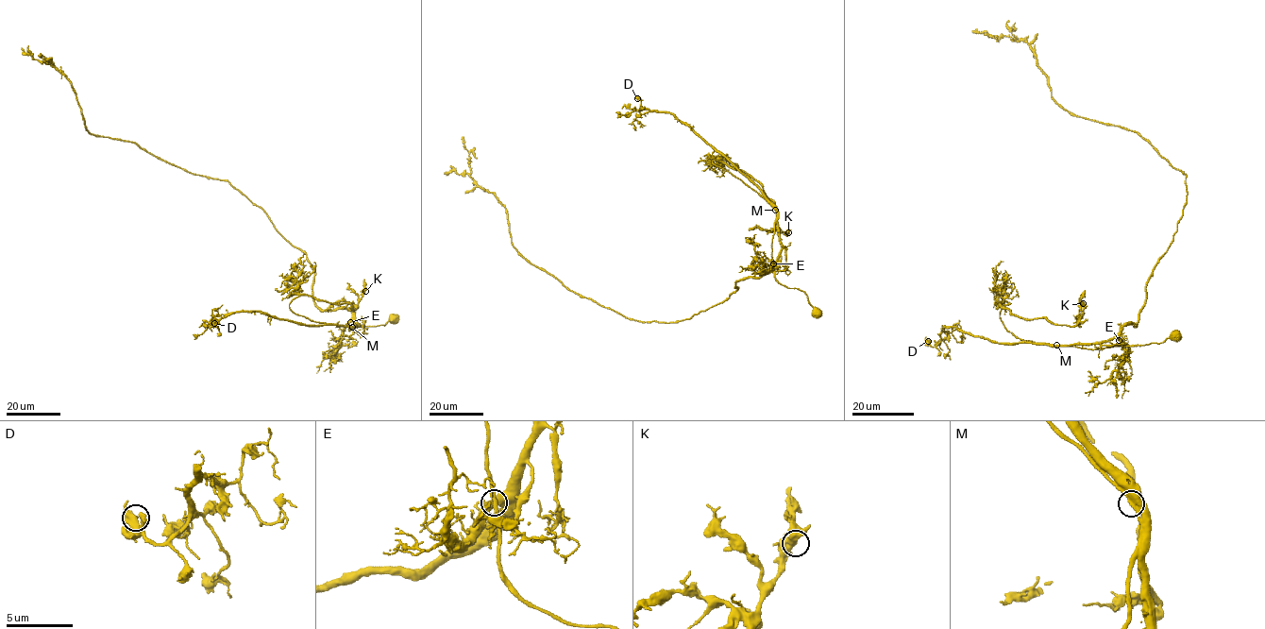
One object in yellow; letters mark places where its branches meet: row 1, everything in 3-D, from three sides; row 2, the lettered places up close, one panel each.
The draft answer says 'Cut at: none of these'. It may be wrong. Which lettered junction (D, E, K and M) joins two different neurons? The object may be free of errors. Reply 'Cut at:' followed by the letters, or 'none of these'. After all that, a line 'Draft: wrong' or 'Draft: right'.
Cut at: M
Draft: wrong

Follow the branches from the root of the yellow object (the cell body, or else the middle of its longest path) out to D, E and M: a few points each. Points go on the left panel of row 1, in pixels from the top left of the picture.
D: (393, 318), (384, 325), (349, 331), (354, 327), (301, 325), (260, 312), (228, 313), (218, 329), (214, 323)
E: (393, 318), (384, 325), (352, 327), (349, 331), (359, 324), (353, 320), (350, 322)
M: (393, 318), (384, 325), (352, 327), (349, 331), (351, 327)

